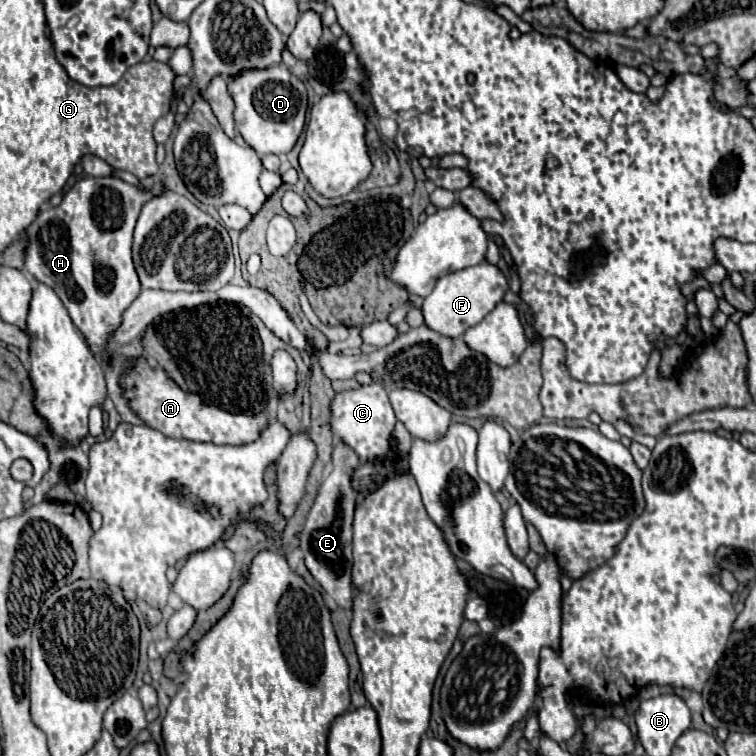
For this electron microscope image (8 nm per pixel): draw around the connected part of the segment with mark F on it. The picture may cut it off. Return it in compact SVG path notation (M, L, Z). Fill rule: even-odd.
M486 260L476 266L468 266L458 272L446 274L438 280L432 294L428 294L424 300L422 306L424 322L428 324L428 328L444 336L452 336L452 338L462 336L470 326L476 326L488 312L492 312L498 302L502 302L508 288L510 286L502 270L496 264L490 264Z

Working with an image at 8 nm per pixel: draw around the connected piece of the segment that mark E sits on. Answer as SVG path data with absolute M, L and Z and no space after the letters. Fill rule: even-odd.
M336 442L334 452L332 452L332 472L330 476L322 482L318 496L314 500L314 506L308 512L304 530L300 532L300 550L304 554L306 566L314 580L324 588L326 594L334 598L334 602L350 610L352 608L352 584L350 584L350 574L352 574L352 518L354 518L354 506L358 492L354 492L350 480L356 468L360 468L364 462L360 456L346 444L346 442Z

